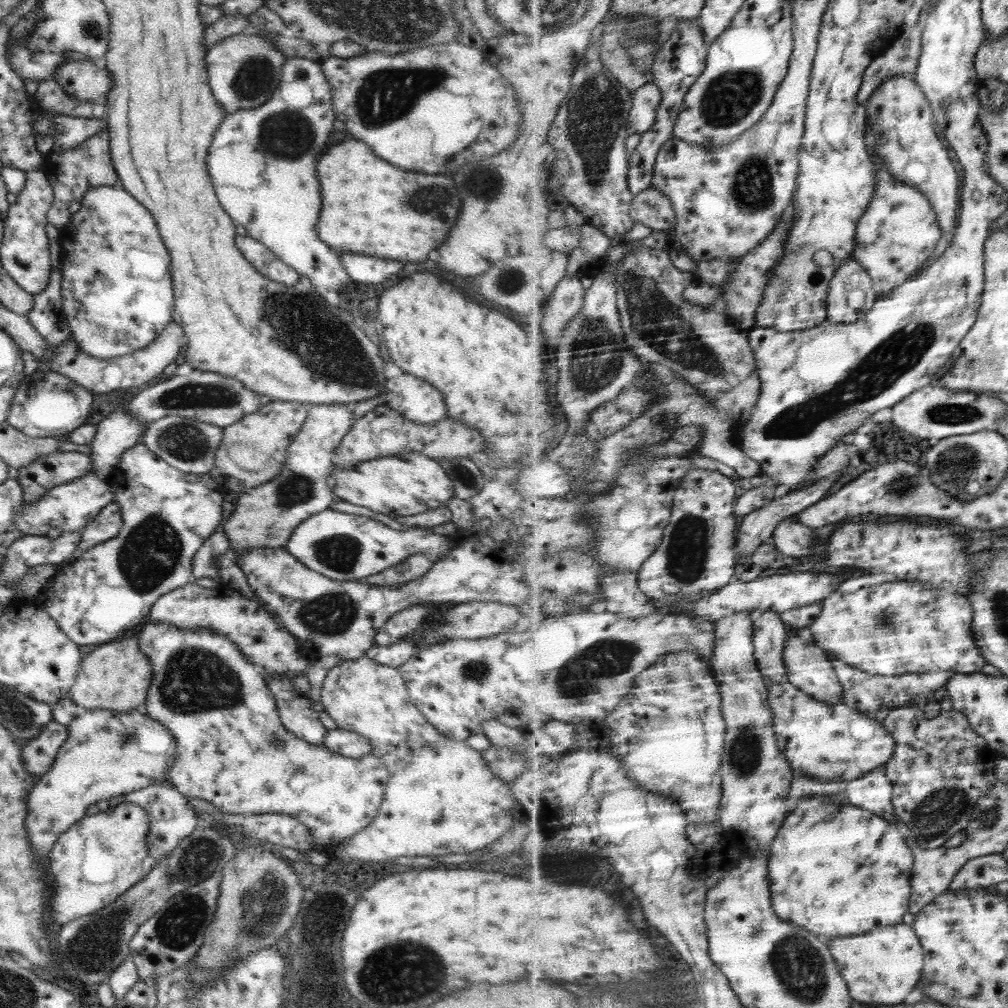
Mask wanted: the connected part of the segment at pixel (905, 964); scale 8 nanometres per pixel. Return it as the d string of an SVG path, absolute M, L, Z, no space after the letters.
M903 922L898 926L877 928L860 936L841 936L830 941L831 951L836 956L842 976L852 988L852 996L866 1004L904 1004L906 998L916 990L922 980L926 962L926 950L916 930Z

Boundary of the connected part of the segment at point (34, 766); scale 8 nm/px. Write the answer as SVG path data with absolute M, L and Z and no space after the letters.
M50 721L36 738L21 743L23 767L37 778L48 772L66 738L67 727Z

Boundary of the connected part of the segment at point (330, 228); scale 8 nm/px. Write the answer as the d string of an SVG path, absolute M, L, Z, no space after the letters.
M352 139L328 148L316 162L322 190L322 210L316 234L333 250L360 252L383 259L416 262L424 260L430 250L438 248L448 230L454 226L460 210L460 190L449 175L426 174L400 170L378 158L365 142Z

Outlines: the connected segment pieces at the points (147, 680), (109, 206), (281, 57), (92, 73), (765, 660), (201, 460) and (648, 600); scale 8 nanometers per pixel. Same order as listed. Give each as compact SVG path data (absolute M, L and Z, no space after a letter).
M120 636L120 640L122 642L99 645L82 659L80 674L69 690L69 698L78 706L88 710L106 708L116 712L142 708L152 684L152 663L140 652L137 637L124 640Z
M98 186L88 189L83 195L82 201L80 202L80 209L71 215L69 221L59 229L61 234L61 246L63 249L63 267L62 267L62 282L61 282L61 295L62 295L62 312L65 314L65 318L68 321L69 327L71 328L71 336L74 338L74 342L78 344L82 351L87 355L93 356L97 359L113 359L124 355L132 354L134 351L138 351L148 344L151 344L158 335L165 329L165 326L172 322L172 311L174 310L174 291L172 286L171 274L166 274L164 278L158 278L158 280L132 280L134 276L130 274L130 270L126 270L126 252L130 248L136 248L136 250L142 250L142 252L148 252L148 254L156 254L164 260L166 268L170 268L170 255L164 241L159 233L156 221L153 216L150 216L150 212L138 202L134 200L127 190L120 189L116 190L113 186Z
M248 30L229 36L210 46L206 53L208 85L225 114L256 108L266 103L282 86L282 65L289 58L271 40L269 32Z
M91 60L68 61L60 65L52 74L52 79L60 84L69 97L82 104L106 96L112 89L110 74L103 63Z
M768 611L757 617L755 627L755 655L767 684L786 683L789 680L785 661L788 624L780 613Z
M165 416L146 425L140 442L180 472L191 475L209 474L214 466L218 446L222 442L222 430L222 427L202 422L196 418Z
M616 571L606 573L601 579L603 591L608 598L609 610L631 618L644 618L657 612L653 598L639 587L639 573Z

